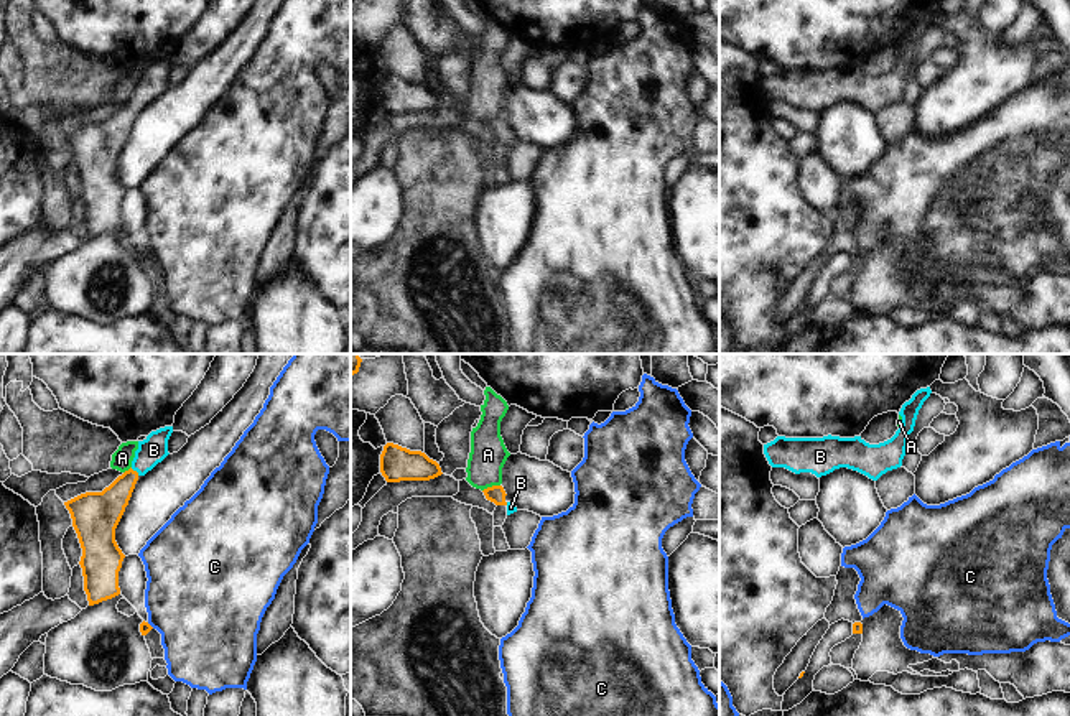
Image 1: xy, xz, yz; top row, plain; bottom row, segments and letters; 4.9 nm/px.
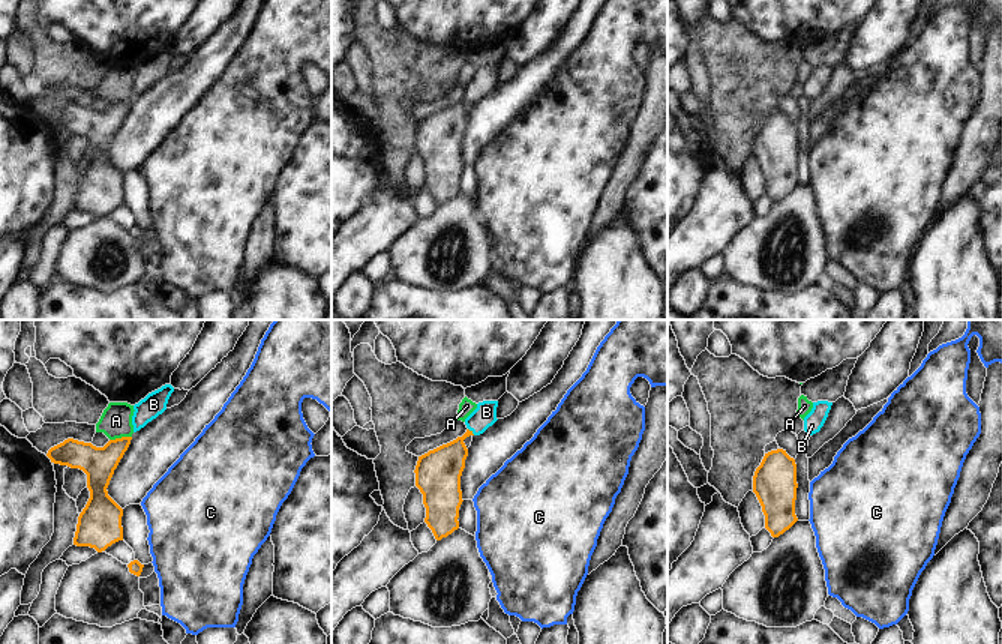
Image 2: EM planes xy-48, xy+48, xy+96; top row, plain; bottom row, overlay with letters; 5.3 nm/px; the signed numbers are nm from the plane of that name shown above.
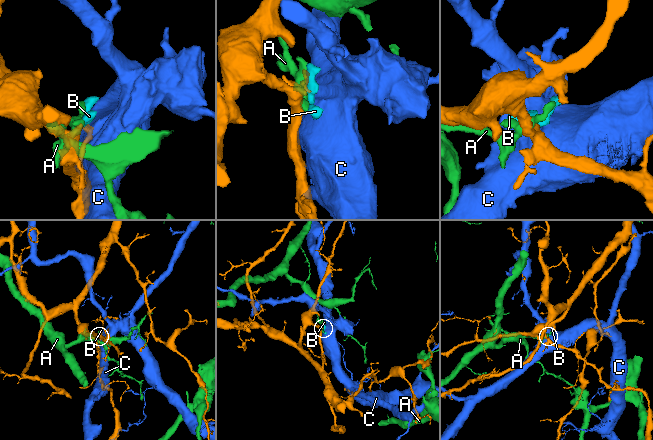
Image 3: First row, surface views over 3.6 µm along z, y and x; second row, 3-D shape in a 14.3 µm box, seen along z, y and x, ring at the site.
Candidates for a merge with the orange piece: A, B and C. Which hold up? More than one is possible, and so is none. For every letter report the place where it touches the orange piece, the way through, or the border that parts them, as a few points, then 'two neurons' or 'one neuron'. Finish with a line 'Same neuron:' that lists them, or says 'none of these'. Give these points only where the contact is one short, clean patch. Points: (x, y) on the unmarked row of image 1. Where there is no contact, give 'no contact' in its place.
A: meets orange in xz at (493, 117); two neurons
B: meets orange in xy at (135, 102); runs through xy (102, 142), (135, 102), (153, 81); one neuron
C: meets orange in xy at (148, 255); two neurons
Same neuron: B

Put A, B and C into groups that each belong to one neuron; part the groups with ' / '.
A / B / C

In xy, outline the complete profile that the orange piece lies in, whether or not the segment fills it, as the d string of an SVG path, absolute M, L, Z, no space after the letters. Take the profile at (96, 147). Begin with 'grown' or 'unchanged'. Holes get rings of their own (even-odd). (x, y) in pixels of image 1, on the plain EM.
grown; M165 58L138 72L132 99L102 123L86 123L64 133L82 179L79 196L89 237L120 225L119 202L125 186L115 173L115 160L138 109L170 86L168 71L171 64L173 58Z

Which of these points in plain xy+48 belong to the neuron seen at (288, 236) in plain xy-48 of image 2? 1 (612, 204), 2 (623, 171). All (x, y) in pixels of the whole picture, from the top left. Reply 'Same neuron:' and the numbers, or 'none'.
Same neuron: none

